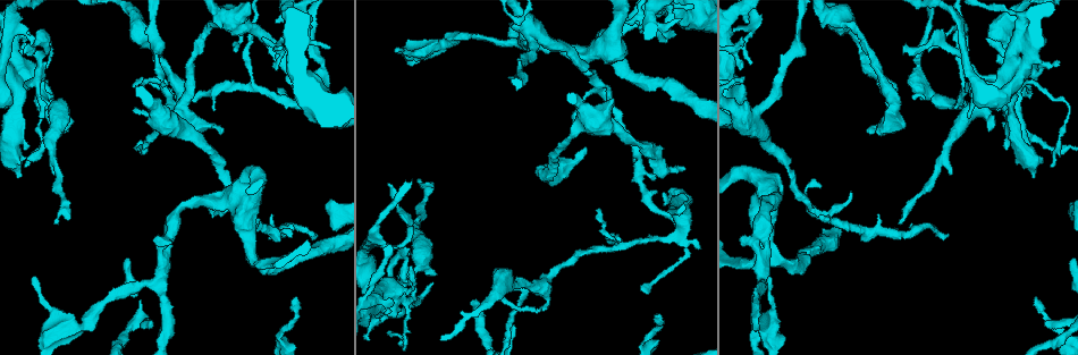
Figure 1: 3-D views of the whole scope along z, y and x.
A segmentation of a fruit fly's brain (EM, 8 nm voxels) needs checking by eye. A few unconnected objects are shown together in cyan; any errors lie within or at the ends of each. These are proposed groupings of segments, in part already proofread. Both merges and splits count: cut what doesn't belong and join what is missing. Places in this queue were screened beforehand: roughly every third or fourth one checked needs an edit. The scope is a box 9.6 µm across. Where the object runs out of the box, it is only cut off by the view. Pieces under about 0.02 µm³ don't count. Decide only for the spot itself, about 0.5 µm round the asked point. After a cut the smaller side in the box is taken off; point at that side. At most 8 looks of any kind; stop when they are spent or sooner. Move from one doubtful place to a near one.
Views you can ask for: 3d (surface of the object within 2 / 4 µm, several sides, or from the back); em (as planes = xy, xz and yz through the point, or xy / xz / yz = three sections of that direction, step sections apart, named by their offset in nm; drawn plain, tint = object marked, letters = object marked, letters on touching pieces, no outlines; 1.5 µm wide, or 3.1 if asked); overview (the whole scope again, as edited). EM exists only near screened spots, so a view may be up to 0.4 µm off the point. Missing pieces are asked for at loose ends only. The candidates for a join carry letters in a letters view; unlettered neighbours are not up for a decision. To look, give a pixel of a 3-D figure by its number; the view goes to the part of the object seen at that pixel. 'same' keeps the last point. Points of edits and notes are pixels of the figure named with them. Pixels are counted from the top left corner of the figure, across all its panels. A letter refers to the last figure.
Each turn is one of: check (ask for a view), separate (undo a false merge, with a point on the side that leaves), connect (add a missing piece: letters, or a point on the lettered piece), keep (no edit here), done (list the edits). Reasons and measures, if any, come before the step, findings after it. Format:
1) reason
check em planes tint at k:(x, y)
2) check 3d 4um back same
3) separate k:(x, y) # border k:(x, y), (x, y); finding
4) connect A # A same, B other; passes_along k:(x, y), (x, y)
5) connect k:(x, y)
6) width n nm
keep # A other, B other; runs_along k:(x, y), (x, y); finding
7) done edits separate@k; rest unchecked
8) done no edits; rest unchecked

arms part here
check 3d 4um at 1:(249, 86)

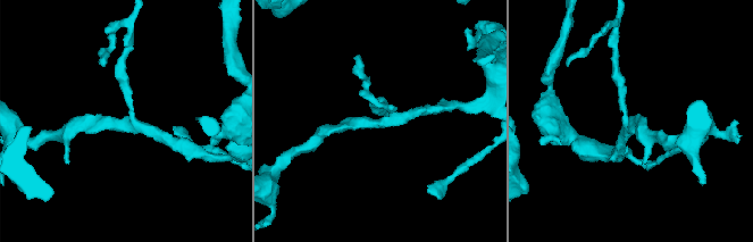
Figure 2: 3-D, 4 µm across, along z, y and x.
arms 3; arm_widths 170, 180, 190 nm; shape alone is not enough
check em planes letters at 2:(381, 122)

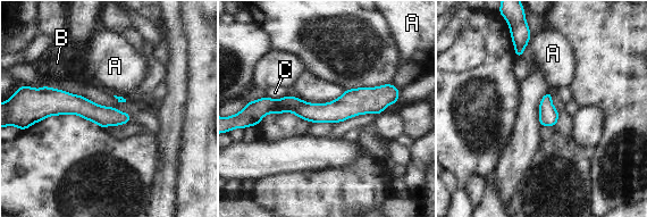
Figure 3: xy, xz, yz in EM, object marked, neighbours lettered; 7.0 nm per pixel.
width 140 nm
keep # A other, B other, C other; border 3:(531, 35), (527, 44); continuous, no second neuron

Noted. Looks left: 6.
check em planes letters at 1:(952, 107)

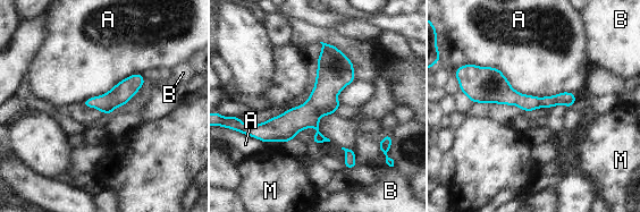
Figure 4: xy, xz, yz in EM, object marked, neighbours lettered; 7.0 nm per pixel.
keep # A other, B other, M other; runs_along 4:(348, 64), (300, 118), (254, 129); continuous, no second neuron

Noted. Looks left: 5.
sudden change in width
check 3d 2um back at 1:(751, 34)

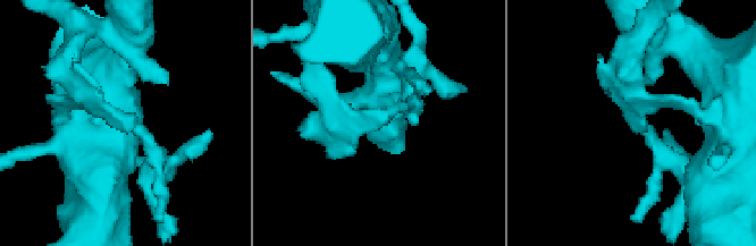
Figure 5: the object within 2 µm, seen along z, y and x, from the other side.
check em yz step 4 tint at 5:(130, 129)

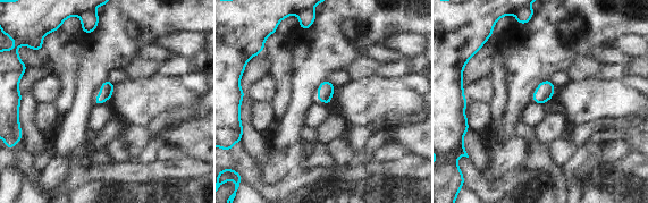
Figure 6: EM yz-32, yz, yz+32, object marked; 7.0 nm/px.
check em planes letters same

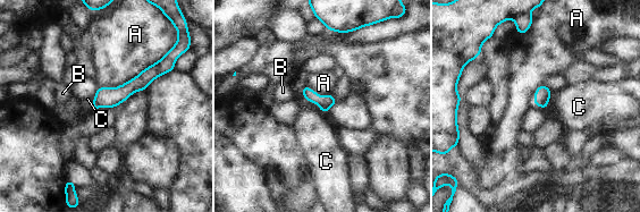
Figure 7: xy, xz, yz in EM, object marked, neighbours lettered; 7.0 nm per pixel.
width 100 nm
keep # A other, B other, C other; runs_along 7:(162, 69), (94, 106); all the same neuron

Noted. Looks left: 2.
done no edits; rest unchecked

